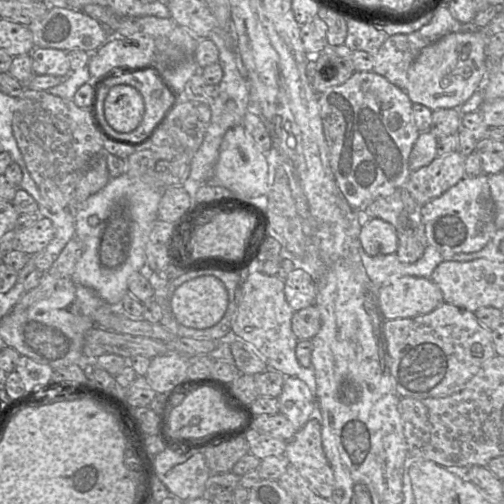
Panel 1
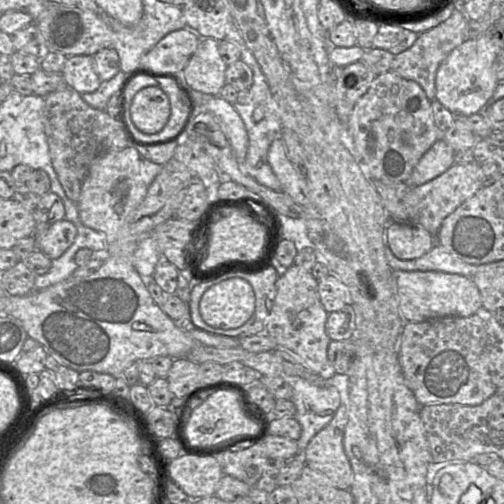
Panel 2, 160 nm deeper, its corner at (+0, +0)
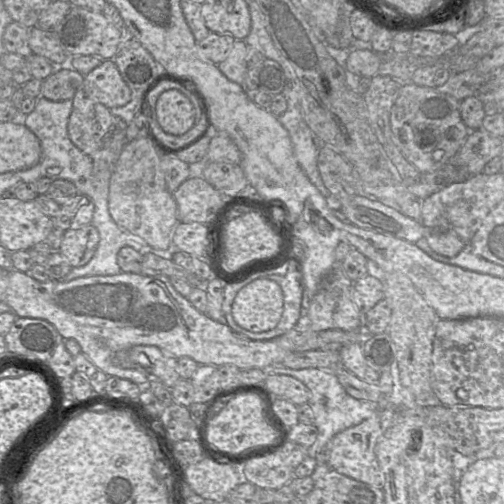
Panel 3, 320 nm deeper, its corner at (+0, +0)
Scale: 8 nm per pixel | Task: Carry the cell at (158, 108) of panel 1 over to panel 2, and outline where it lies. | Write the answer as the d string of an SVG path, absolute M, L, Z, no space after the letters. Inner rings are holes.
M160 79L159 82L170 103L170 117L161 131L155 134L146 134L139 131L130 119L129 109L124 109L124 119L137 139L149 142L165 141L178 135L188 124L190 118L189 106L179 89L171 80Z

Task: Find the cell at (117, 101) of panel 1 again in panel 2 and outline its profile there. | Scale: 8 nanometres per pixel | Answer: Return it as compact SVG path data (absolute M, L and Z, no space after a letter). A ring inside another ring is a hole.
M150 86L139 90L129 107L134 126L146 134L161 131L170 117L169 98L163 88Z

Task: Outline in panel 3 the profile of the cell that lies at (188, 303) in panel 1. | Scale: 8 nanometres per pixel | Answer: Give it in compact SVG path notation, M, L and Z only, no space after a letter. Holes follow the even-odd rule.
M267 278L255 279L242 287L230 304L230 316L239 327L254 333L274 329L283 313L283 291Z

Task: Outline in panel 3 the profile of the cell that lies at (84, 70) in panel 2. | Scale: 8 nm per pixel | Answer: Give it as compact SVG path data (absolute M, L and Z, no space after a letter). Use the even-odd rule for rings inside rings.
M104 60L84 75L85 94L107 108L121 107L130 102L132 92L112 60Z

